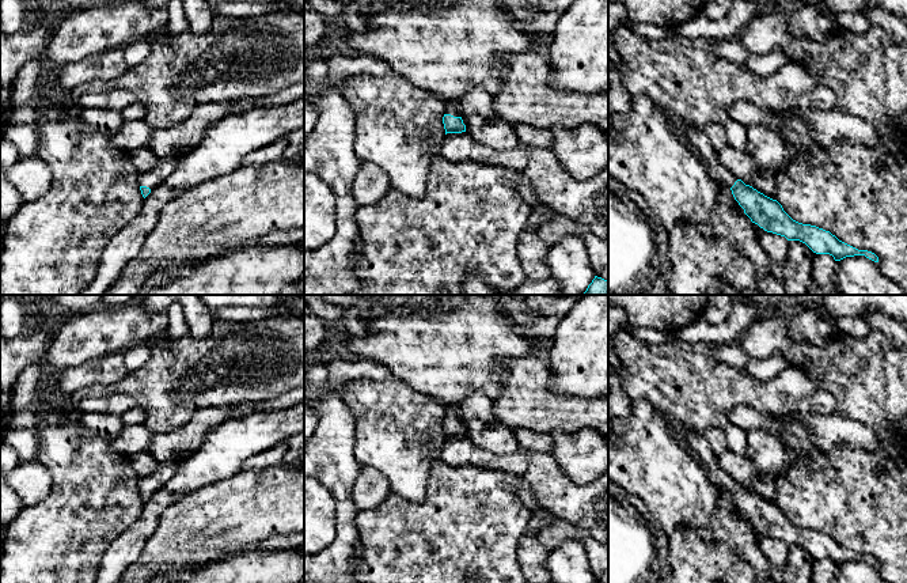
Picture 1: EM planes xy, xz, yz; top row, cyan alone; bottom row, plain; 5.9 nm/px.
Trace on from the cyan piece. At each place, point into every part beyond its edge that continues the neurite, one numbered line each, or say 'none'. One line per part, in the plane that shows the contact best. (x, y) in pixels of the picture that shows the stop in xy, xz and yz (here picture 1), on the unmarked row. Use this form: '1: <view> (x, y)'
1: xz (451, 413)

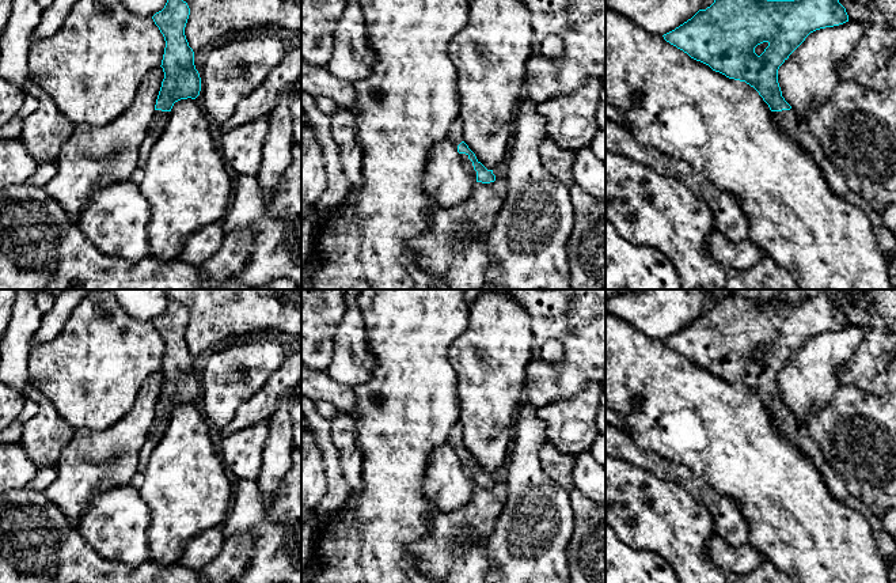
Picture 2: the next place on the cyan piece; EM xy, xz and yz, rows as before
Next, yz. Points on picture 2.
1: yz (789, 426)

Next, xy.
1: xy (159, 424)

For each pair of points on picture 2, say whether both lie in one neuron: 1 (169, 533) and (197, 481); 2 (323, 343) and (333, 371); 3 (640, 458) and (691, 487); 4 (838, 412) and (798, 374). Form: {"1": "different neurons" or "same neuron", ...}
{"1": "same neuron", "2": "different neurons", "3": "same neuron", "4": "different neurons"}

